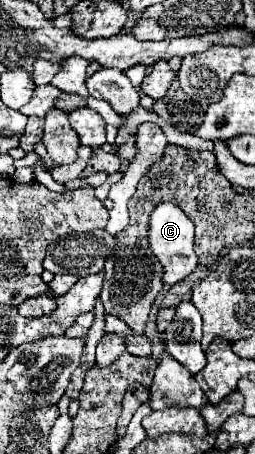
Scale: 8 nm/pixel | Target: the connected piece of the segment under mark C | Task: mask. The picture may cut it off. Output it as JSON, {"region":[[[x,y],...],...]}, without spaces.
{"region":[[[158,204],[154,212],[150,214],[150,230],[148,230],[148,240],[154,256],[160,260],[164,266],[164,282],[166,284],[176,284],[184,280],[188,274],[192,274],[198,266],[198,256],[194,252],[194,224],[192,220],[174,204]]]}

